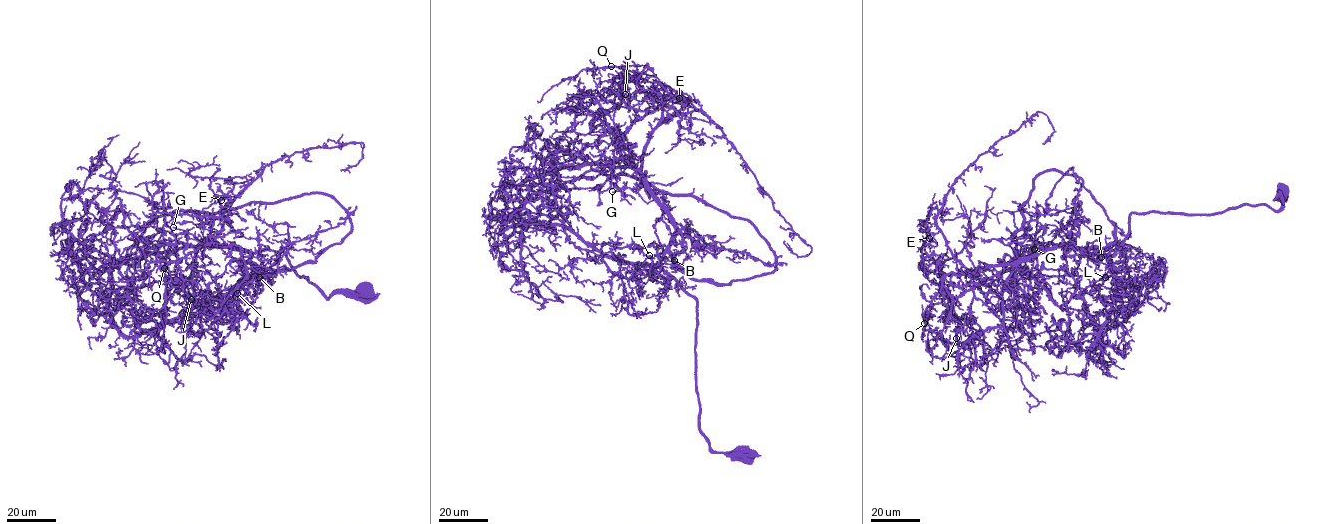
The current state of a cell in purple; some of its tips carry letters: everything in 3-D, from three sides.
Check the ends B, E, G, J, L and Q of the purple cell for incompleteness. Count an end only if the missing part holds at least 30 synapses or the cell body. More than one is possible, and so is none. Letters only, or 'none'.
L

